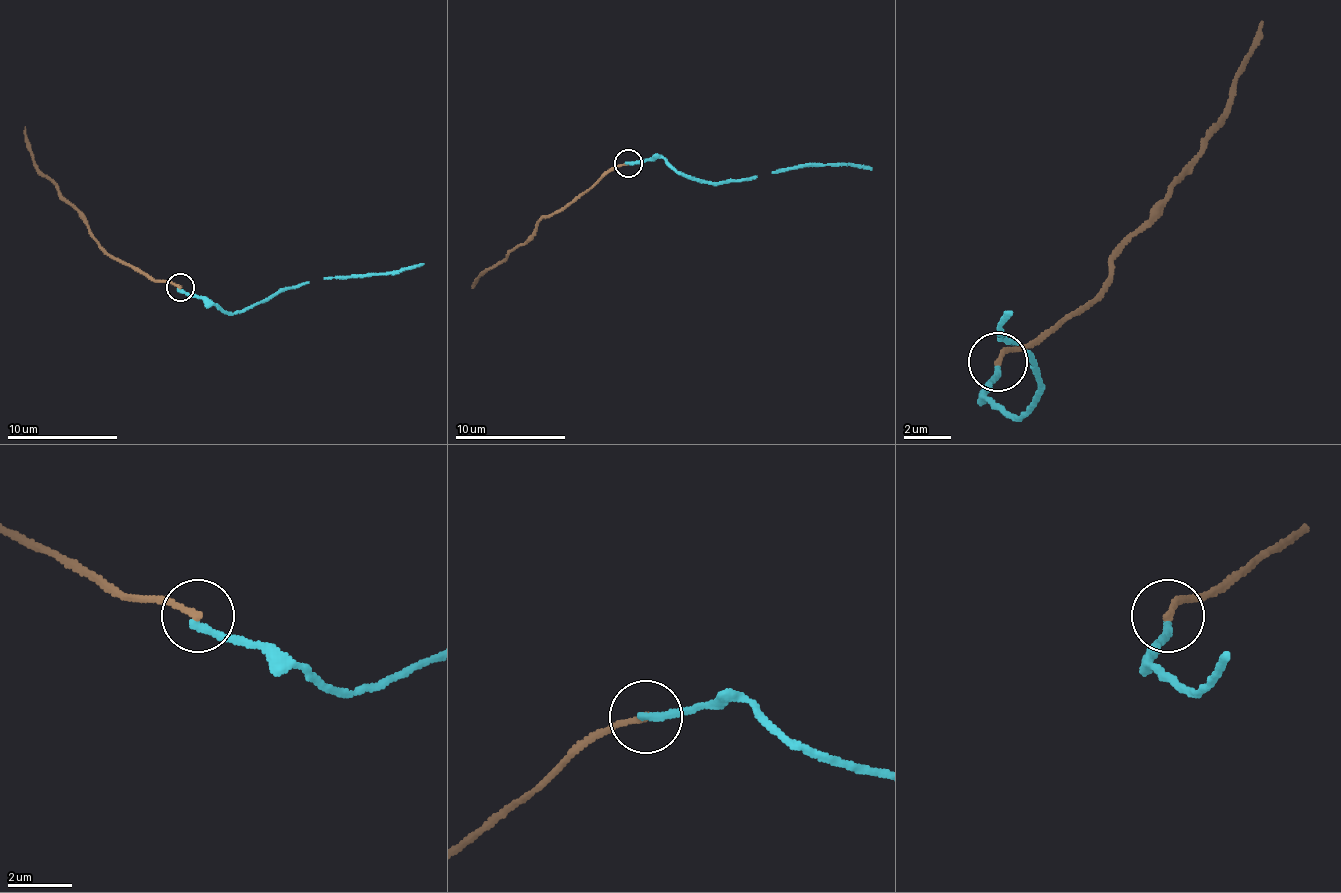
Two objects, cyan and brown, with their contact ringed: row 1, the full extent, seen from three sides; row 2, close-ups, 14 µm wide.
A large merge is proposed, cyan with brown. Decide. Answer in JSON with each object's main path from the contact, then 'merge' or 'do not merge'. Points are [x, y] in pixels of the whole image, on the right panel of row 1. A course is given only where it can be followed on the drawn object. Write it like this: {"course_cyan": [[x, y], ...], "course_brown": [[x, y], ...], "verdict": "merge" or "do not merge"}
{"course_cyan": [[996, 363], [984, 393], [1020, 416], [1037, 398], [1037, 369], [1002, 334], [1014, 310]], "course_brown": [[996, 363], [1020, 351], [1102, 287], [1108, 263], [1225, 110], [1261, 22]], "verdict": "do not merge"}

